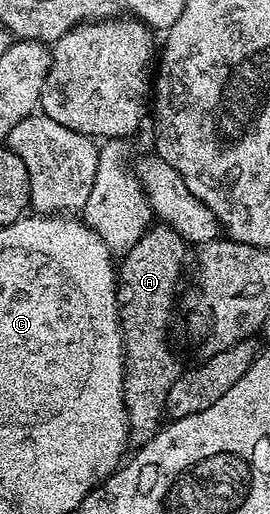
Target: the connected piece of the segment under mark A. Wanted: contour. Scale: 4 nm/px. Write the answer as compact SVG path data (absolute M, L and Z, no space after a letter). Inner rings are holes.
M158 222L147 228L146 233L132 246L120 262L120 289L118 302L122 321L122 356L126 359L124 370L124 406L126 407L126 427L131 445L147 444L159 428L163 427L166 416L168 390L176 382L180 371L178 356L170 345L170 311L176 307L176 293L179 291L178 275L182 272L182 263L186 260L188 245L176 230L167 224Z

